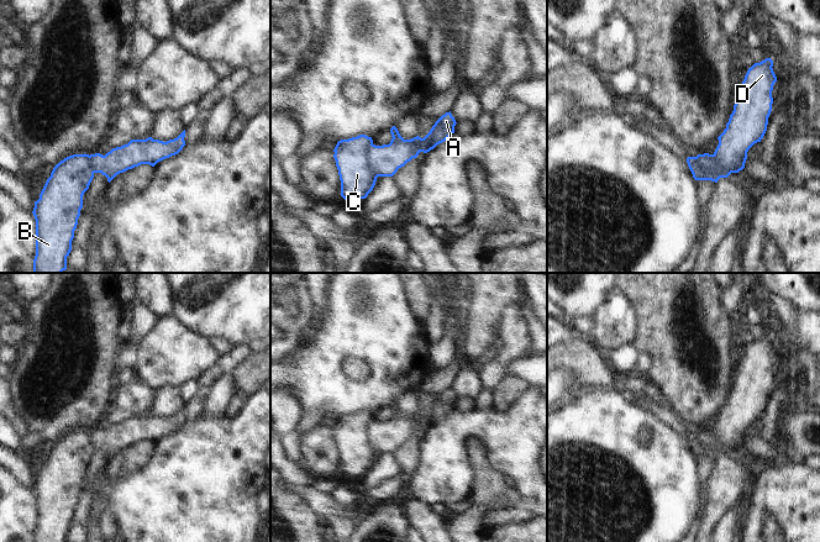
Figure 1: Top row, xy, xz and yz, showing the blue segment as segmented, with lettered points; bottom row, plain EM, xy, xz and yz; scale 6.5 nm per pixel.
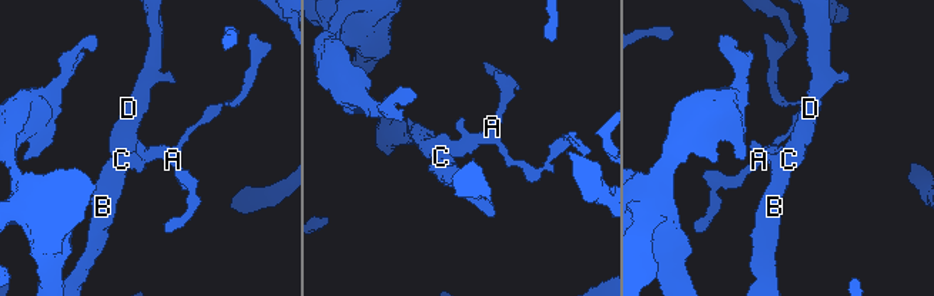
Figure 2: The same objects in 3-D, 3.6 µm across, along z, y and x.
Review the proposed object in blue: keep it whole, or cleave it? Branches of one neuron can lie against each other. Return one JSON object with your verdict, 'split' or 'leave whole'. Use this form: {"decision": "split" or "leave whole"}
{"decision": "split"}

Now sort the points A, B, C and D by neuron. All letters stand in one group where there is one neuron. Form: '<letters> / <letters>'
A / B C D

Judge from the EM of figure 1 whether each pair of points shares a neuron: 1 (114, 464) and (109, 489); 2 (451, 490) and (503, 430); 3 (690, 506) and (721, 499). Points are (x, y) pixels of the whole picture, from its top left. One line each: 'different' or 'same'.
1: different
2: same
3: different

